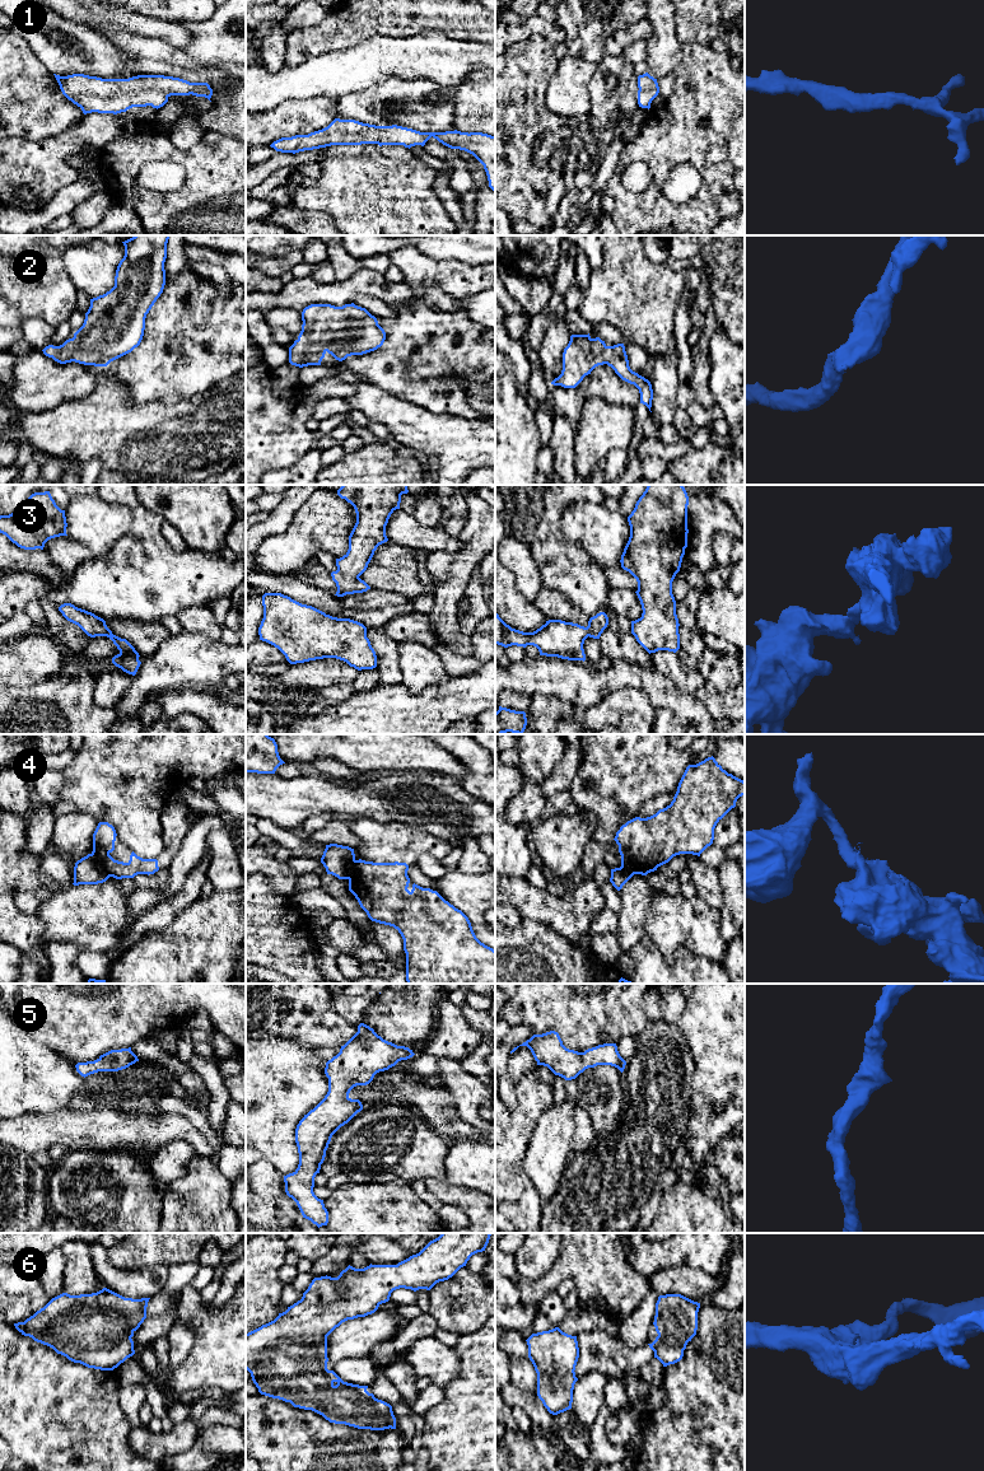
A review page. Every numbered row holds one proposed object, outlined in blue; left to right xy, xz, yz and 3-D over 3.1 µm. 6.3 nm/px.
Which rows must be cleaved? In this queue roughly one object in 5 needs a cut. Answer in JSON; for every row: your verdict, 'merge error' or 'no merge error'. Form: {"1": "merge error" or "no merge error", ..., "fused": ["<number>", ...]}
{"1": "no merge error", "2": "no merge error", "3": "no merge error", "4": "merge error", "5": "no merge error", "6": "no merge error", "fused": ["4"]}

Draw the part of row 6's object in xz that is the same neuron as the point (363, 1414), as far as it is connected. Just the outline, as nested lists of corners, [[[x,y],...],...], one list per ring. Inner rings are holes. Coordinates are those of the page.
[[[442,1233],[430,1241],[419,1253],[397,1265],[369,1265],[364,1269],[348,1266],[337,1278],[314,1278],[300,1300],[261,1327],[246,1334],[246,1369],[261,1395],[290,1402],[294,1407],[312,1410],[335,1424],[345,1424],[358,1429],[384,1430],[396,1429],[392,1406],[367,1391],[368,1386],[344,1382],[334,1370],[327,1369],[327,1336],[348,1320],[374,1313],[382,1303],[390,1300],[391,1293],[405,1288],[414,1292],[430,1290],[437,1283],[448,1280],[470,1257],[485,1251],[491,1233]]]

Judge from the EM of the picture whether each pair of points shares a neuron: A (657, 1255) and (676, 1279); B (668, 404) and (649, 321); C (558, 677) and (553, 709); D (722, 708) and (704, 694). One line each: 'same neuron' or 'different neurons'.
A: different neurons
B: different neurons
C: different neurons
D: same neuron

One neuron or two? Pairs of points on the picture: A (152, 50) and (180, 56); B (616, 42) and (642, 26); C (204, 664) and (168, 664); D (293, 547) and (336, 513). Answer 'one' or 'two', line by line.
A: one
B: one
C: one
D: one

